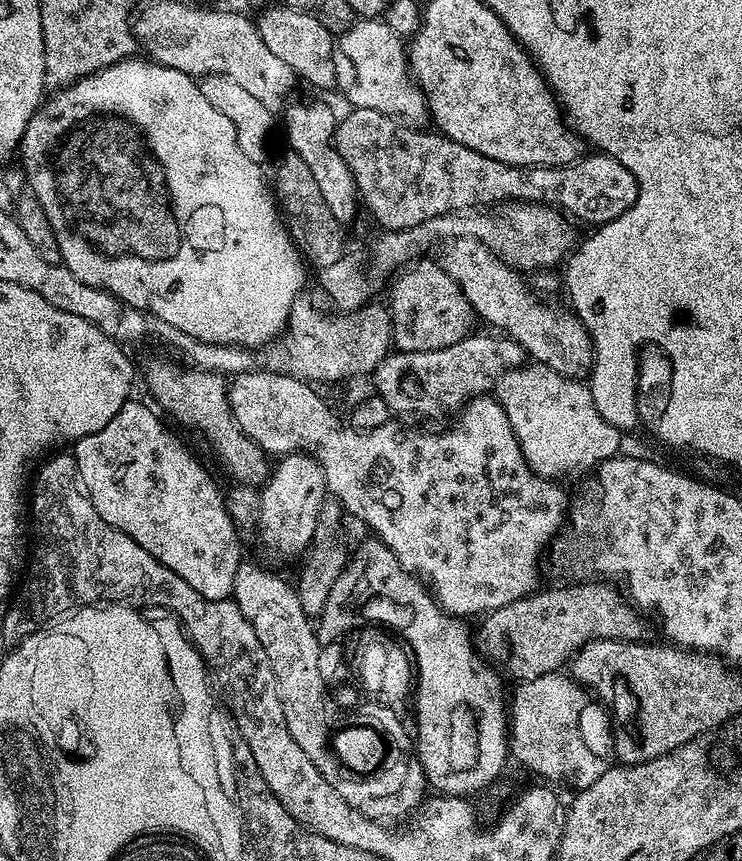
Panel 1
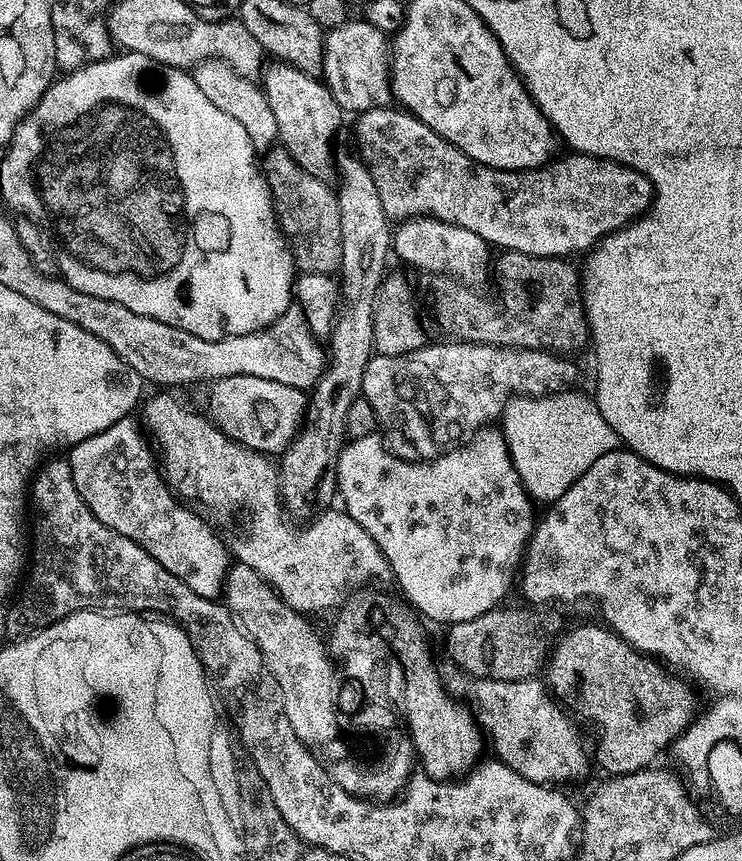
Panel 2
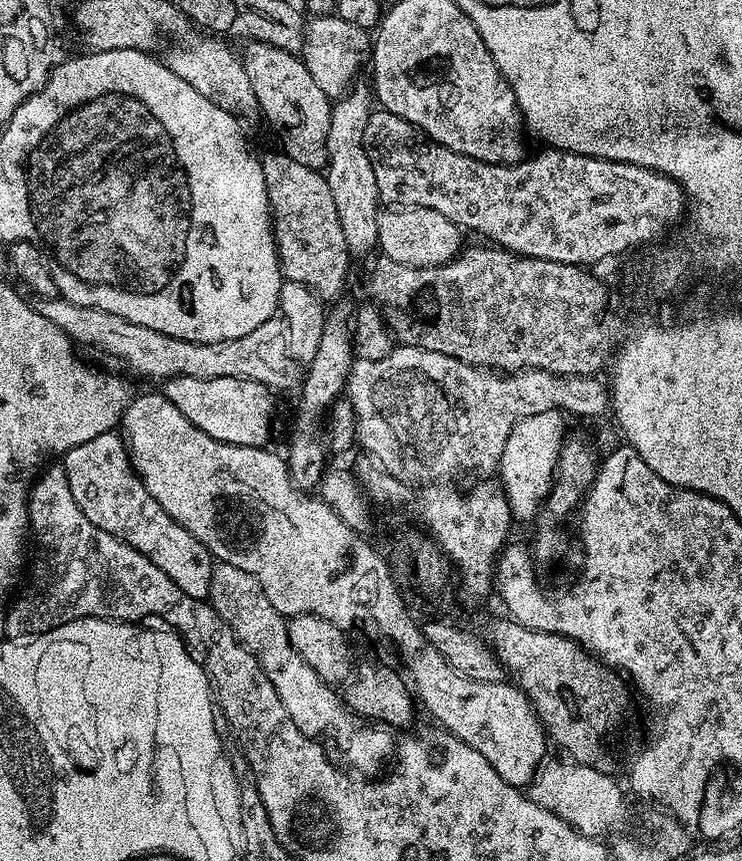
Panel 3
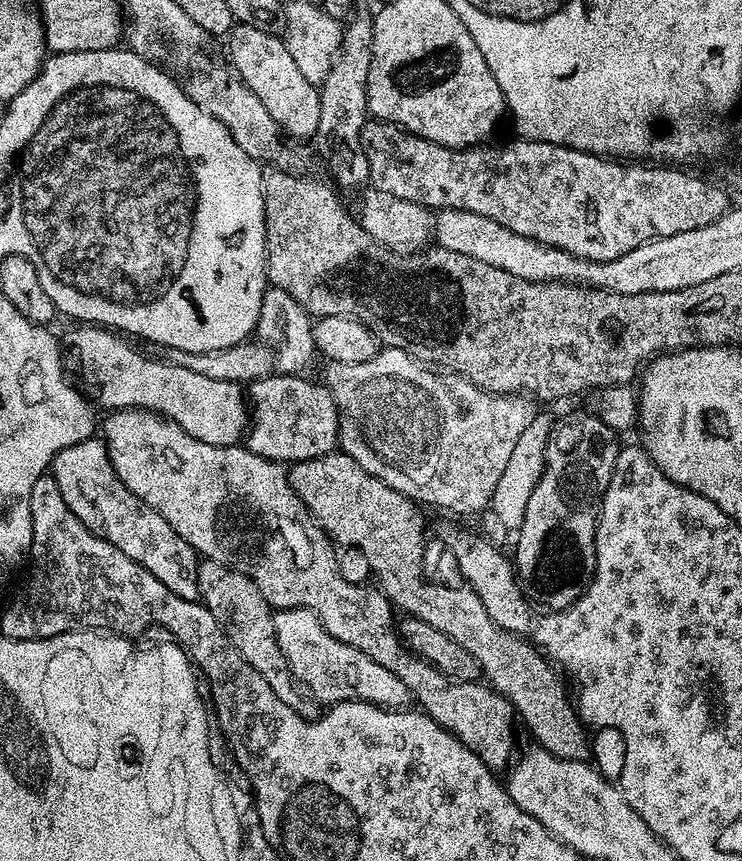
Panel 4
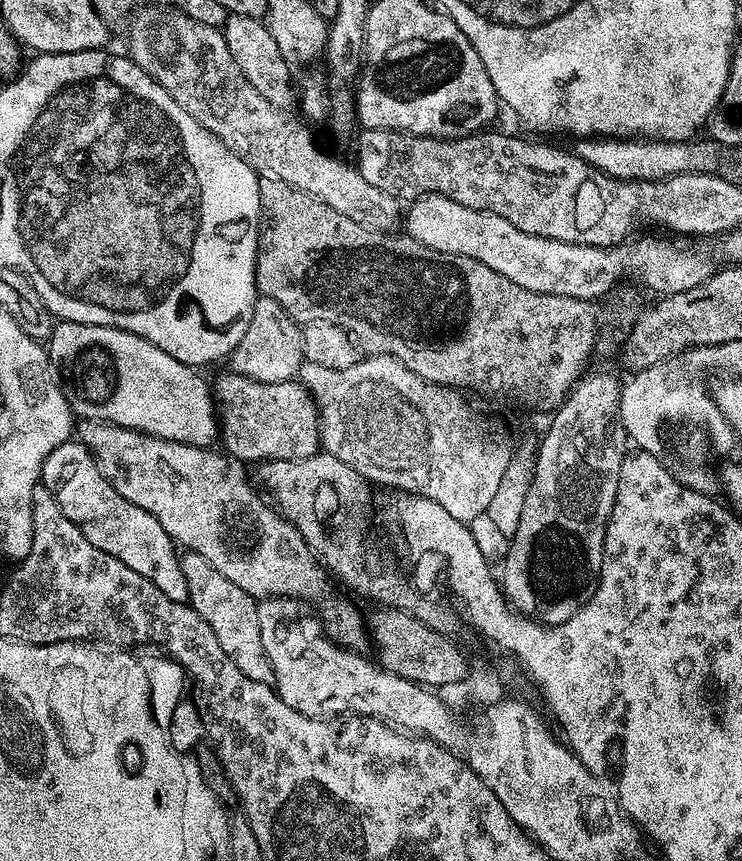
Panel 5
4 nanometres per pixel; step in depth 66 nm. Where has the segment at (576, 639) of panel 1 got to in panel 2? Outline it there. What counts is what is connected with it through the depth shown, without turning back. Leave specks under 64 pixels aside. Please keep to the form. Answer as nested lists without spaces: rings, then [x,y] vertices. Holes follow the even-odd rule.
[[[495,608],[470,622],[447,625],[448,652],[462,671],[472,678],[531,680],[545,667],[550,652],[548,628],[532,612]]]

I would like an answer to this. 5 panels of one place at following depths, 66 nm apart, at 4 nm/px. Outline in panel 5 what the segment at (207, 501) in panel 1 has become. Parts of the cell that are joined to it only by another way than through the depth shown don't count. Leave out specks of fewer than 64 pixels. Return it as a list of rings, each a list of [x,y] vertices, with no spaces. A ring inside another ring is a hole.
[[[79,439],[68,440],[53,450],[42,466],[40,478],[43,488],[50,490],[58,506],[62,506],[62,514],[66,514],[70,522],[77,524],[84,537],[94,542],[98,550],[106,550],[106,554],[114,554],[118,562],[126,562],[130,570],[142,574],[142,578],[150,578],[150,582],[154,582],[154,586],[158,586],[158,590],[162,590],[166,598],[174,598],[174,602],[187,601],[188,583],[176,541],[170,538],[170,534],[166,534],[166,530],[162,530],[162,522],[158,522],[154,514],[142,510],[142,506],[134,506],[134,502],[126,502],[126,498],[122,498],[122,494],[118,494],[118,490],[110,486],[108,479],[101,474],[98,462],[92,456],[92,451],[86,445],[81,444]]]

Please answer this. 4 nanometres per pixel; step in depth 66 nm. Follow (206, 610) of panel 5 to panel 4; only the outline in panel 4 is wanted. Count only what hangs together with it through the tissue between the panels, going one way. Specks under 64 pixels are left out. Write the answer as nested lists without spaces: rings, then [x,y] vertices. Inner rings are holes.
[[[201,559],[198,564],[198,586],[200,600],[208,607],[210,614],[214,614],[245,664],[254,666],[254,670],[258,670],[258,674],[262,674],[262,678],[270,682],[278,698],[293,706],[299,705],[299,694],[292,692],[292,668],[282,654],[274,634],[273,609],[269,608],[266,598],[262,598],[258,586],[254,586],[254,582],[246,574],[238,574],[238,570],[230,570],[218,562],[206,559]]]

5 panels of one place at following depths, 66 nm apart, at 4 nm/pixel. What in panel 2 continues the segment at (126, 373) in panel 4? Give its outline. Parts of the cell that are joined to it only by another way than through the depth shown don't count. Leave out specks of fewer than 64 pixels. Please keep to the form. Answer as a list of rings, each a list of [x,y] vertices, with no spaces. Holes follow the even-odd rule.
[[[238,374],[234,378],[211,381],[207,415],[220,431],[237,444],[265,454],[283,453],[300,431],[308,410],[305,389],[270,382],[270,378],[254,378]]]

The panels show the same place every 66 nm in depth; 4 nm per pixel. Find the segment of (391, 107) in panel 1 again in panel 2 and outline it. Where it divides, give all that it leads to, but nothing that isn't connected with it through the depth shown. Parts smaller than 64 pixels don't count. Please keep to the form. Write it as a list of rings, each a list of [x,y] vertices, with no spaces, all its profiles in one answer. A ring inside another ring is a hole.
[[[349,18],[345,24],[327,29],[324,38],[322,80],[341,109],[359,114],[393,103],[389,56],[389,37],[363,18]]]

